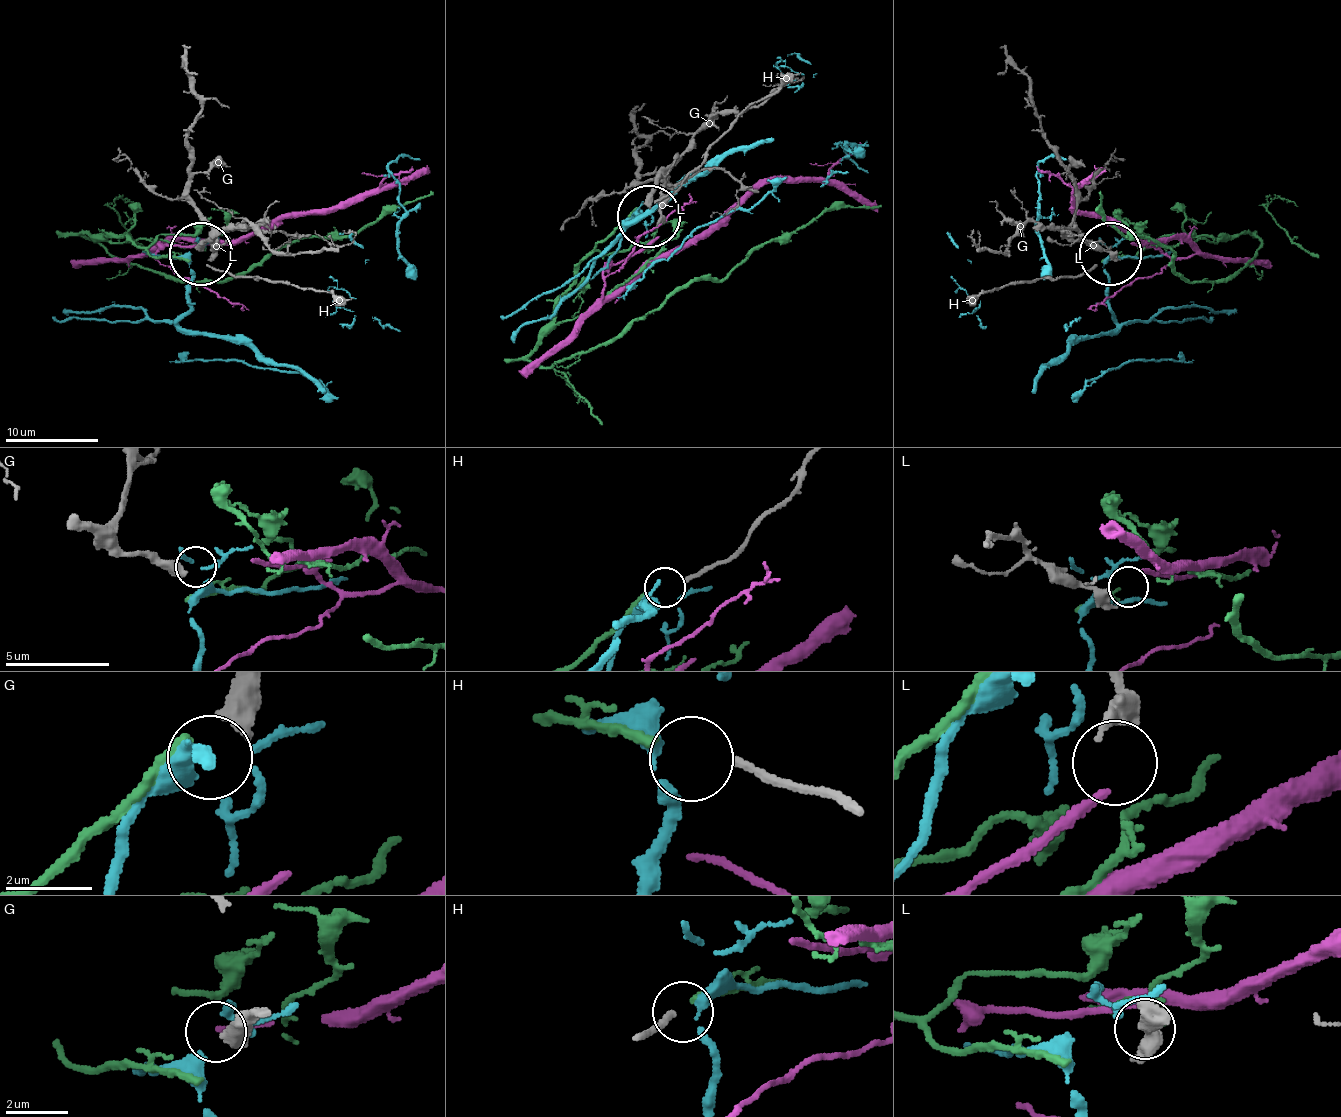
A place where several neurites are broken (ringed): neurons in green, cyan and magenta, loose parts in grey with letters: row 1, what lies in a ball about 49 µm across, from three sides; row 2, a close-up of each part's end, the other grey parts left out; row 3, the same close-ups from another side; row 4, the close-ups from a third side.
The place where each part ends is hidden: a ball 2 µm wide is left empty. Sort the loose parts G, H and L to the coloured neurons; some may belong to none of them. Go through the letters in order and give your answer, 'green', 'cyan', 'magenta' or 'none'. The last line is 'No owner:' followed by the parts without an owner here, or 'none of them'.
G: none
H: green
L: none
No owner: G, L

